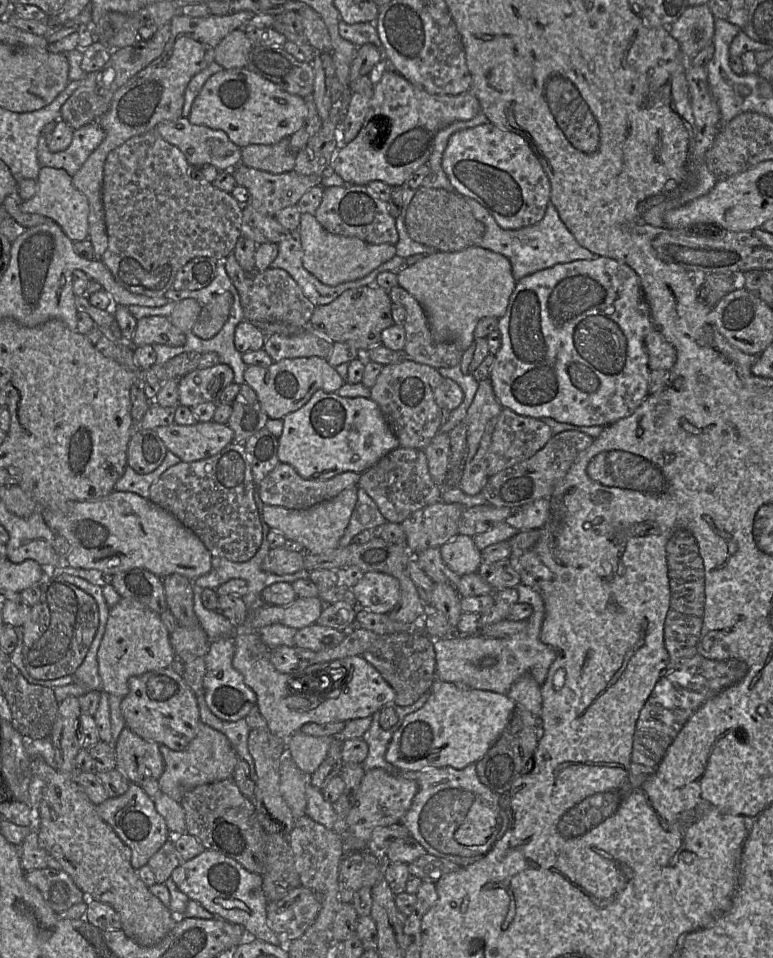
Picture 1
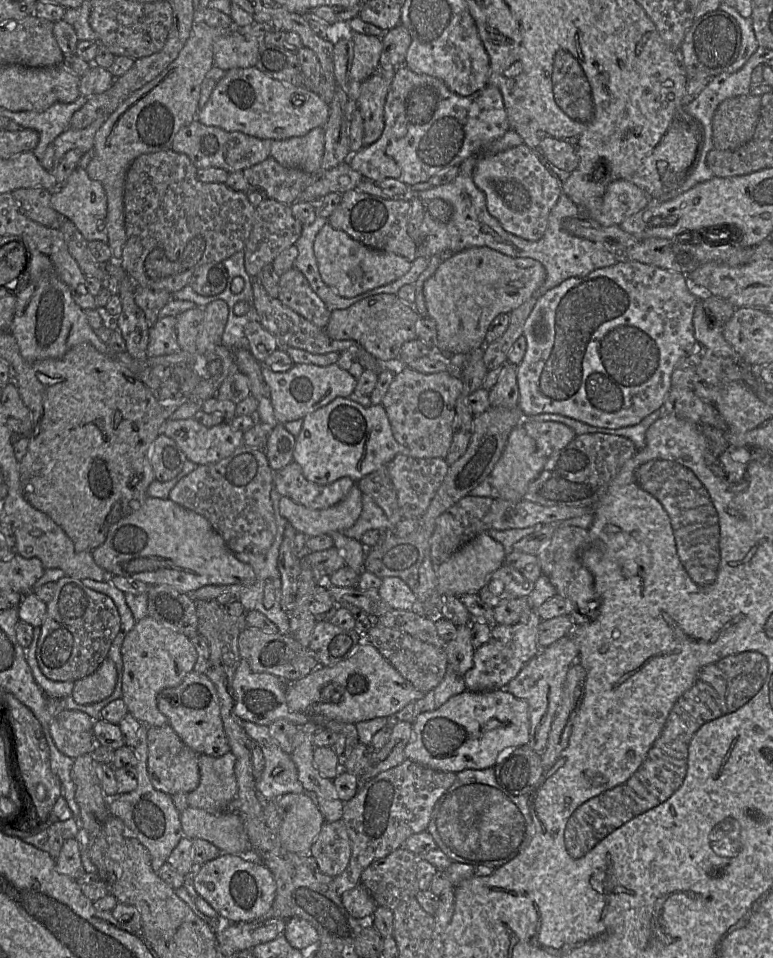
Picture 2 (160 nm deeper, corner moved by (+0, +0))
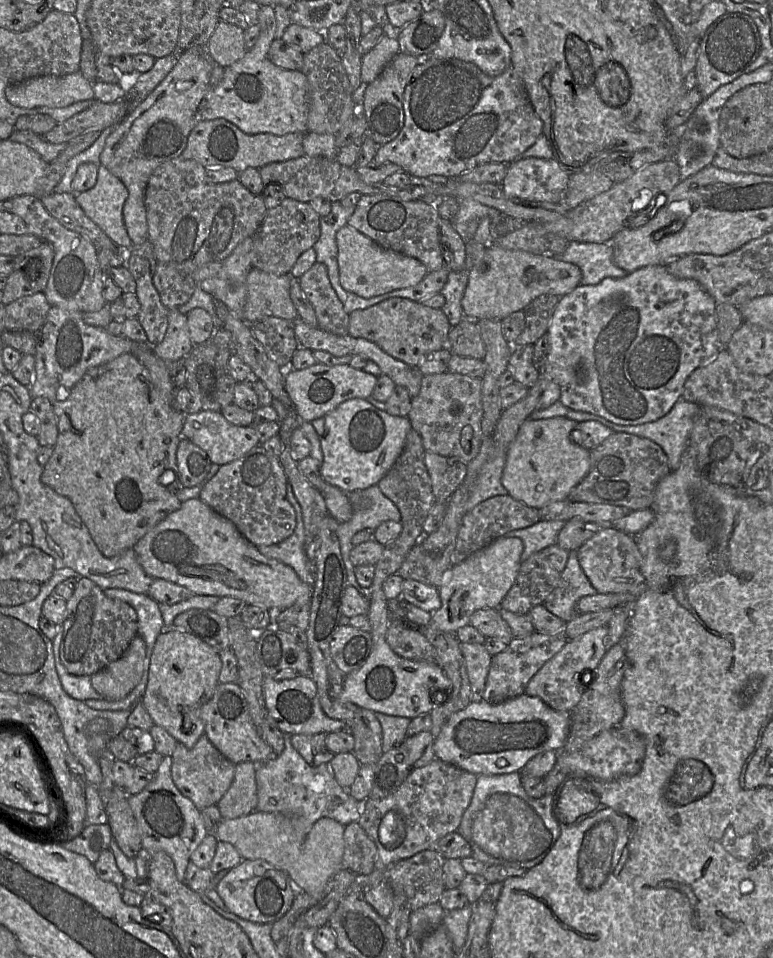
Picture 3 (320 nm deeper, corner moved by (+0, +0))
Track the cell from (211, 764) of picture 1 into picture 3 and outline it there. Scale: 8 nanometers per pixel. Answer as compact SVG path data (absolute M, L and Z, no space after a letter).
M255 763L236 764L233 782L216 805L223 818L239 818L256 810L256 771Z

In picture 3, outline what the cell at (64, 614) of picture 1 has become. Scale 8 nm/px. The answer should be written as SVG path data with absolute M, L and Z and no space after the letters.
M79 578L73 595L66 603L66 618L61 632L53 639L55 660L60 660L66 671L75 676L92 676L117 660L137 635L137 613L128 603L106 596L99 585L88 578Z

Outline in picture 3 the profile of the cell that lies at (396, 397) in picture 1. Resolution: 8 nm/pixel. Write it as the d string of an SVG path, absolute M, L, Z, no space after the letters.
M458 373L424 375L417 396L412 397L411 410L407 415L412 429L417 431L426 452L466 464L479 454L485 437L482 432L481 378Z

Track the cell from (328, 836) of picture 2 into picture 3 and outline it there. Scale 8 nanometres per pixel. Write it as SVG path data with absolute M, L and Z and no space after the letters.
M358 822L345 825L345 850L342 869L355 875L368 875L373 871L376 845Z

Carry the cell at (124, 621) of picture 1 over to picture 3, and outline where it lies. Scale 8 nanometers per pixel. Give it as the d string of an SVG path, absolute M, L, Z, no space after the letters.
M175 628L163 630L156 638L149 657L147 648L147 683L140 703L157 726L191 748L204 735L200 708L220 683L221 668L219 653L212 646Z

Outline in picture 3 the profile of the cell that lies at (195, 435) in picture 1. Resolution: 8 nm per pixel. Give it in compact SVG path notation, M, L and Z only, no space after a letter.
M204 411L185 415L182 437L202 449L212 463L222 466L239 459L260 445L254 426L239 426L228 422L220 412Z

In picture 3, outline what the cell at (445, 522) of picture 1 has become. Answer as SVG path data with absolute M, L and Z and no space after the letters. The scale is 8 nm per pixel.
M510 495L494 496L479 503L462 518L451 555L452 566L463 562L497 538L504 537L506 533L532 526L539 521L541 521L539 508L530 507Z

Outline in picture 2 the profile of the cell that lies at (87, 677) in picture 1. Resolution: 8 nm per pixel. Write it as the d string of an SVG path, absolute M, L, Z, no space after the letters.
M126 633L115 637L108 656L91 675L74 682L71 698L78 704L93 704L108 699L121 681L121 645Z

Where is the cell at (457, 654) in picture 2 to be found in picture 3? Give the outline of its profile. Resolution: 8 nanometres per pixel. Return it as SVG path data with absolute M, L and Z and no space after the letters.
M460 642L459 648L471 686L471 699L474 702L484 701L483 694L492 656L483 644Z

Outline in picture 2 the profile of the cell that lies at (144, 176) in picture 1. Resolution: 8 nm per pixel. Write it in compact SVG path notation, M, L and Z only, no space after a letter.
M172 149L140 155L129 167L124 188L126 243L120 258L120 264L138 287L156 291L162 290L174 294L188 285L192 274L197 268L205 264L223 262L235 253L243 251L253 226L256 207L249 202L246 192L234 191L225 183L204 183L198 180L197 171L198 169L193 165L187 155L174 152Z

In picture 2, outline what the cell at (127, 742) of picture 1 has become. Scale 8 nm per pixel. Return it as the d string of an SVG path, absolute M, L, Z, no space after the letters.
M169 725L149 726L145 742L148 749L148 776L155 789L174 795L188 794L198 787L200 782L199 754L189 748Z

